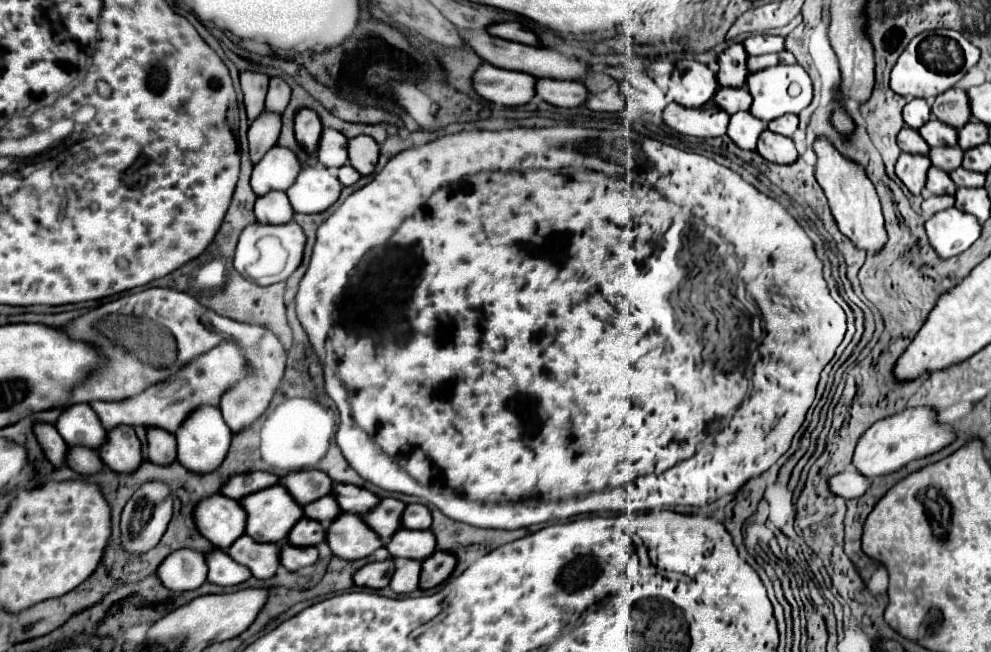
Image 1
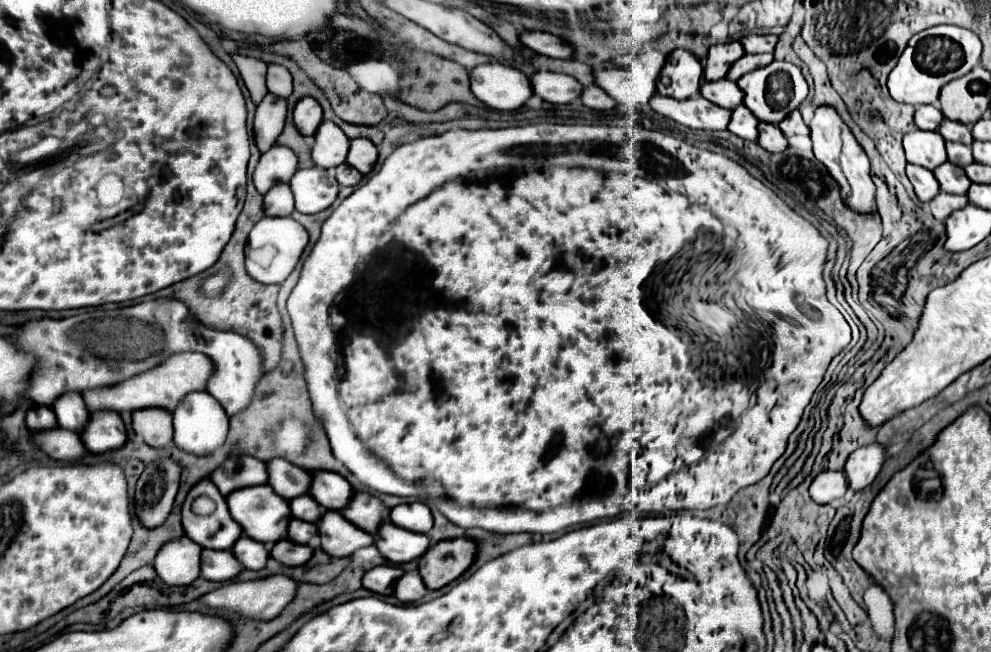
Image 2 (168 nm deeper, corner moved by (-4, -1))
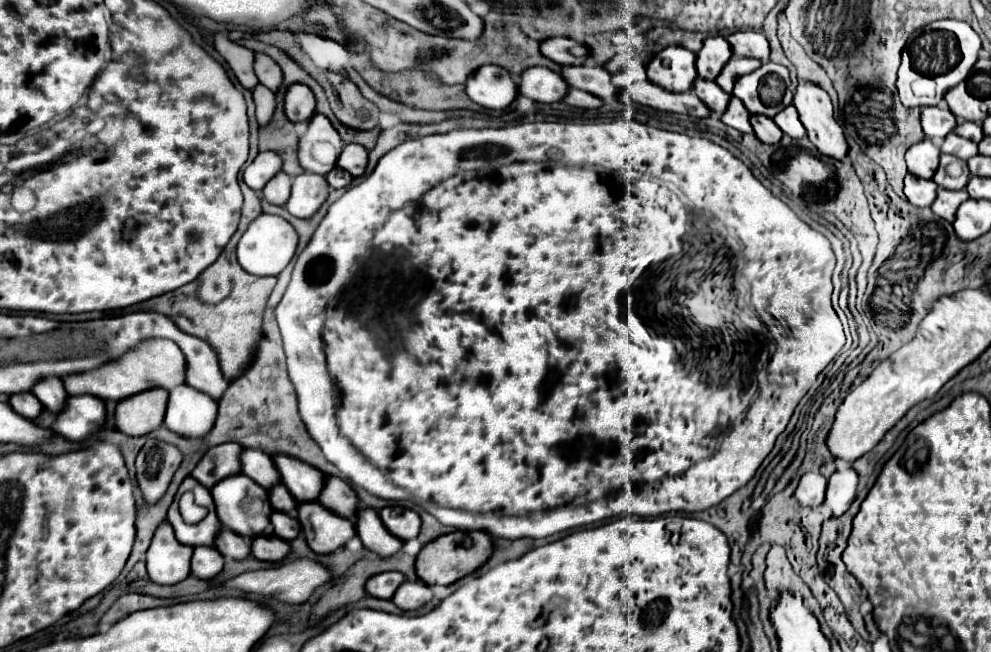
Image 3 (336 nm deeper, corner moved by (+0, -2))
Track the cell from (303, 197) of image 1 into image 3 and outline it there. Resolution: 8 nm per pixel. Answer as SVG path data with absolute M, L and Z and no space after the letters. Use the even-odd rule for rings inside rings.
M304 171L292 179L292 195L286 203L286 209L294 217L308 219L322 207L322 203L328 199L328 193L330 185L324 175Z

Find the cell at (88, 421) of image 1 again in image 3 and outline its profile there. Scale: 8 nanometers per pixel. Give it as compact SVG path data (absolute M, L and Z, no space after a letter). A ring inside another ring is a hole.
M42 379L34 385L34 391L32 391L40 403L52 411L54 415L58 415L64 407L64 403L68 401L68 393L64 389L64 383L60 379Z

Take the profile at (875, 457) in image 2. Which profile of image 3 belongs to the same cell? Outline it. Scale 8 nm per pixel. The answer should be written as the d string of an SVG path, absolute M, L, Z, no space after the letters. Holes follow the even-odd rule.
M848 465L836 469L828 479L824 505L828 505L834 515L842 515L856 499L856 489L858 489L858 473L854 471L854 467Z

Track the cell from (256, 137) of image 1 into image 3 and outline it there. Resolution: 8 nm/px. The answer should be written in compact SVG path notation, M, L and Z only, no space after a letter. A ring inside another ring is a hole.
M262 85L256 87L252 91L252 95L254 95L254 103L256 103L256 121L260 127L266 127L272 121L274 111L276 111L276 95Z

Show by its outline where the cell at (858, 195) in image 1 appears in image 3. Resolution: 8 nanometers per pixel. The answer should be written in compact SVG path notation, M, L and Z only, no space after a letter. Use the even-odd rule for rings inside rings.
M800 81L794 95L794 107L798 109L800 121L808 131L808 139L814 143L818 153L844 161L850 147L842 127L834 119L834 109L828 93L814 83Z

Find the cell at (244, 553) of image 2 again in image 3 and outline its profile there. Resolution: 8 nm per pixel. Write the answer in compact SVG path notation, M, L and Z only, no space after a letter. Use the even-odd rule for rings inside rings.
M220 531L218 539L216 539L216 549L228 557L228 559L248 559L250 557L250 539L242 537L242 535L234 535L232 531Z

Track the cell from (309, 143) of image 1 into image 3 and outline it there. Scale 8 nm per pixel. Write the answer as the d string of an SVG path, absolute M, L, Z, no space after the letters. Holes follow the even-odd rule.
M292 85L286 93L286 117L292 123L298 121L310 121L316 113L316 101L314 93L306 85Z

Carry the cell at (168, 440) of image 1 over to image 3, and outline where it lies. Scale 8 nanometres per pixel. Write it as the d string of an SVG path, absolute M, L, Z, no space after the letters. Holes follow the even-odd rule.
M144 391L134 399L124 399L116 407L116 427L130 435L142 437L162 427L168 405L168 391Z

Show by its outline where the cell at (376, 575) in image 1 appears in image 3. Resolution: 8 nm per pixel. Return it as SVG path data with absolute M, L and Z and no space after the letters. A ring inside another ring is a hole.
M398 571L378 573L366 581L366 593L378 599L392 599L394 591L400 587L402 581L404 581L404 575Z

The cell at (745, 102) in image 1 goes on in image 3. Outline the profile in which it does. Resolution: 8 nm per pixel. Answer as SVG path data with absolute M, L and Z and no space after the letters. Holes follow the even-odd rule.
M698 77L696 81L694 81L694 93L714 111L714 113L724 113L726 111L726 107L728 107L728 101L730 101L730 95L724 91L724 89L720 89L714 81L706 81L706 79L702 79L702 77Z

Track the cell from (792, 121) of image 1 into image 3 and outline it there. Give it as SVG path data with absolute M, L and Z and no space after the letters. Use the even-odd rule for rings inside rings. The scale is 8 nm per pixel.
M788 105L784 111L780 111L776 117L774 117L774 123L792 139L800 139L806 135L806 129L804 125L800 123L798 119L798 111L794 105Z

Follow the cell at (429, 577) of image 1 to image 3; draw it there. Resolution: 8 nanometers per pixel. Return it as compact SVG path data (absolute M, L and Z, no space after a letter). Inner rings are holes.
M454 531L430 541L420 549L416 557L416 575L430 587L450 585L462 579L464 575L472 573L474 569L478 569L490 557L490 551L492 551L490 535L482 531Z

